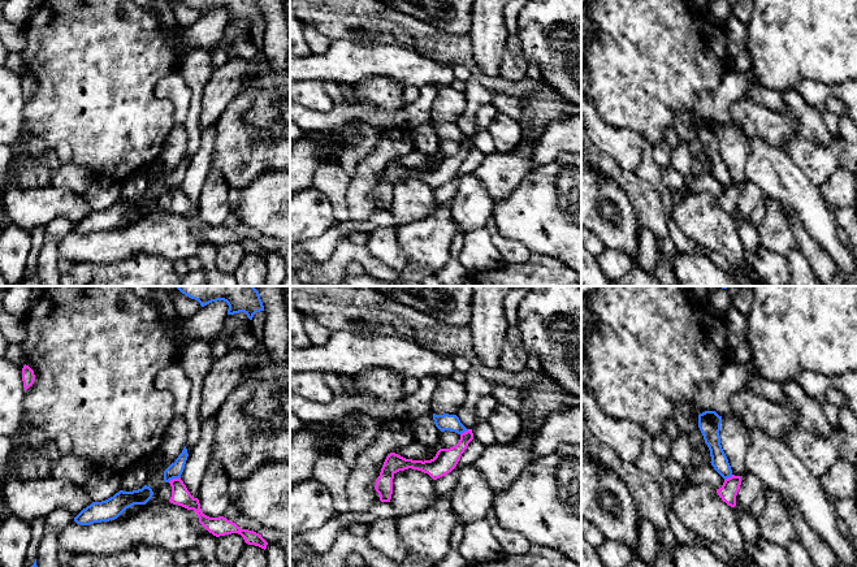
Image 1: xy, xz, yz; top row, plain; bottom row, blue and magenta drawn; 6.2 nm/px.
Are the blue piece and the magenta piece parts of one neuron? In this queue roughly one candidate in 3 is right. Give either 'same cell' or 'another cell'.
another cell

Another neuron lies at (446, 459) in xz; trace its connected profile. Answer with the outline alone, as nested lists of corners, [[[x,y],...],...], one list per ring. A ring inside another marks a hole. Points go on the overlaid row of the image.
[[[472,429],[460,434],[459,442],[450,449],[440,449],[436,456],[430,460],[406,459],[395,453],[390,453],[381,468],[380,476],[376,480],[375,489],[380,495],[381,502],[390,502],[393,494],[393,479],[399,471],[408,468],[428,473],[433,480],[437,480],[451,472],[468,443],[473,440]]]

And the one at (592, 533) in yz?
[[[581,518],[581,533],[585,540],[596,549],[598,549],[605,541],[603,534],[598,529],[596,524],[589,521],[588,519]]]

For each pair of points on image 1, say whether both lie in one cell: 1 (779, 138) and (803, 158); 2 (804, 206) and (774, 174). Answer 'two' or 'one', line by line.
1: two
2: one

